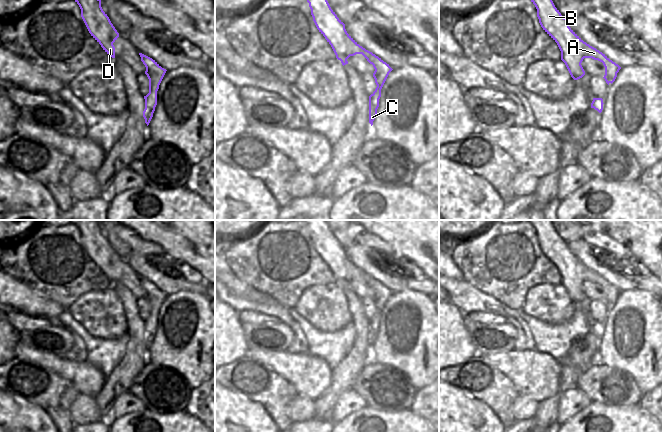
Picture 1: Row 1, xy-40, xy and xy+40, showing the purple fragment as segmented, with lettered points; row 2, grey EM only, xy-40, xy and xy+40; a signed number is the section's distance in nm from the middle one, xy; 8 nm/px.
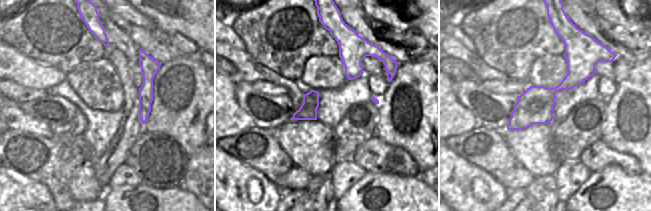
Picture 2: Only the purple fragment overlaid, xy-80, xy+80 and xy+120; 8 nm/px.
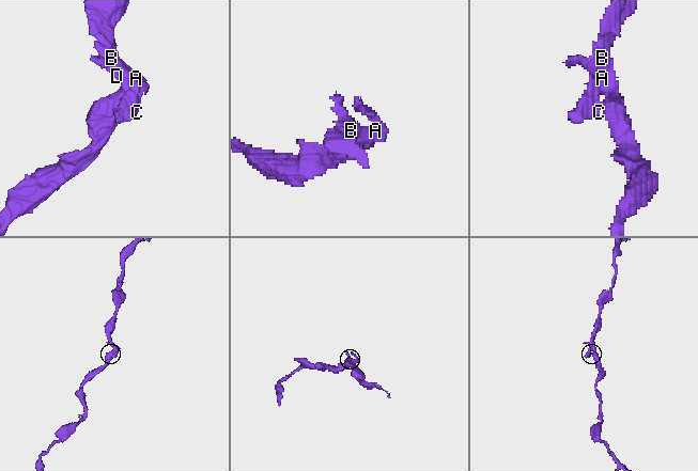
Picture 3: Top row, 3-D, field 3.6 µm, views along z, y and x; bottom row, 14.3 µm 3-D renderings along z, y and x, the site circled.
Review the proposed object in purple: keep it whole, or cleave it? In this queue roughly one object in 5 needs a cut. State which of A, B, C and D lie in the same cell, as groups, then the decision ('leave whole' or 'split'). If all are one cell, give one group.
A B C D; leave whole

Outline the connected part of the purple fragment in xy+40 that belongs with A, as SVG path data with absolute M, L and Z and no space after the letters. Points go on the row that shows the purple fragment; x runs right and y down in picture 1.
M531 0L537 9L537 17L543 30L557 43L561 60L565 63L571 77L578 80L585 75L581 65L584 58L592 58L603 63L604 79L612 84L621 67L605 54L584 42L568 25L552 0Z

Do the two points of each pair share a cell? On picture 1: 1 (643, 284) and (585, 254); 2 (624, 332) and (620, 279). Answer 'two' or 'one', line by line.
1: one
2: two

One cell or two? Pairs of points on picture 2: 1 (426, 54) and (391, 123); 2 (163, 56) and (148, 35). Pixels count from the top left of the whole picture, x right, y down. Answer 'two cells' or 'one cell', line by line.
1: two cells
2: one cell

